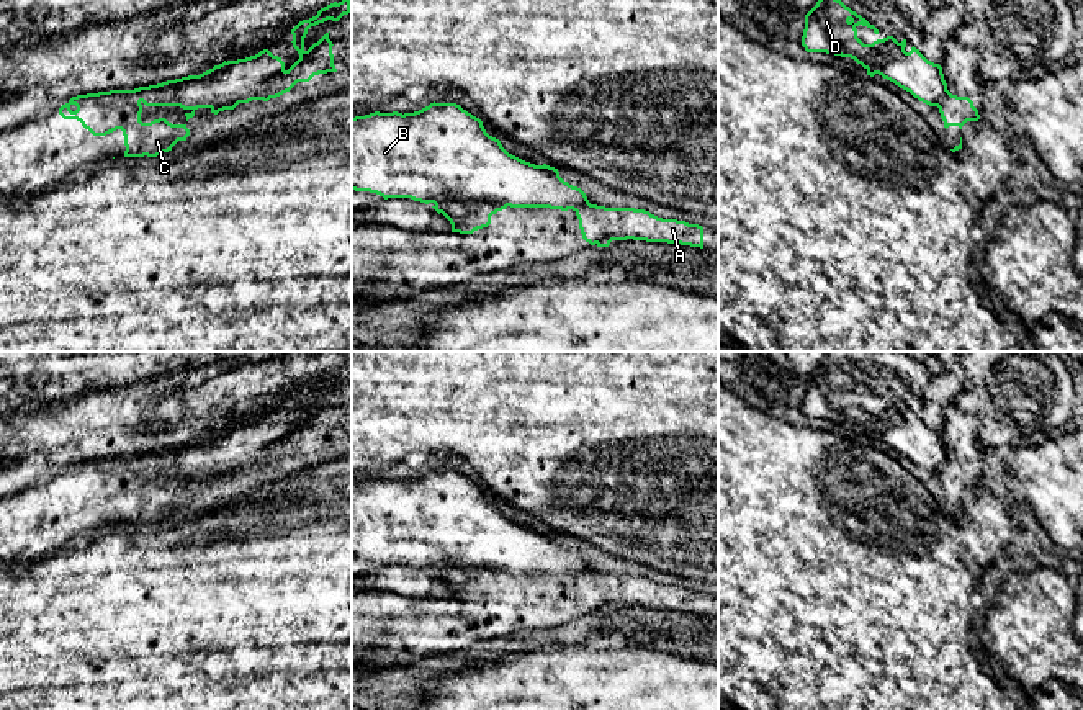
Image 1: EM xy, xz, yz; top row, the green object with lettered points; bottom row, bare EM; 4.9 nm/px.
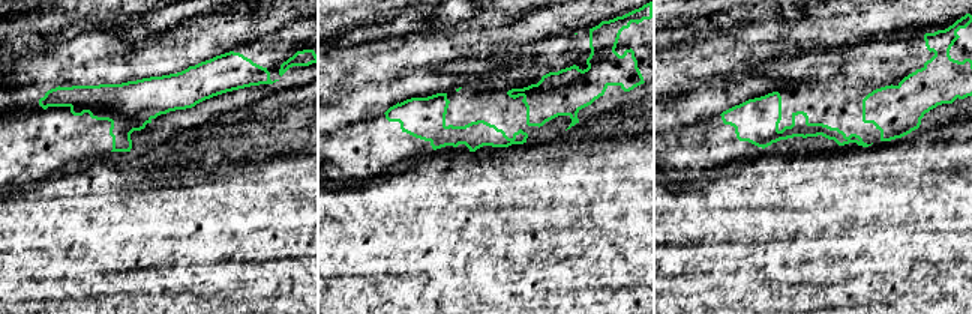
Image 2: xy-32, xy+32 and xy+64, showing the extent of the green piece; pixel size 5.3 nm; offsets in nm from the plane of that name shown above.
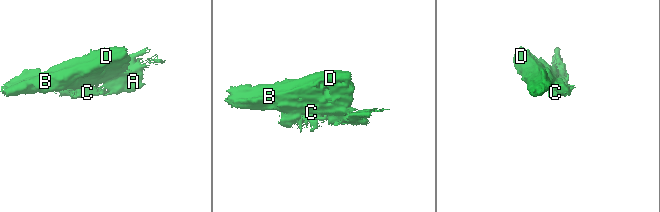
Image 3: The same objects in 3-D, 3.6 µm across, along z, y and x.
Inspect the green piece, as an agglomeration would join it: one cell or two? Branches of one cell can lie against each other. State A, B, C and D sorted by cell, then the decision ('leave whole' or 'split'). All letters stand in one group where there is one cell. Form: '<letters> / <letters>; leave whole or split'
A C / B D; split

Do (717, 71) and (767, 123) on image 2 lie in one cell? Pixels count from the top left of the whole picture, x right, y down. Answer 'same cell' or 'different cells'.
different cells

